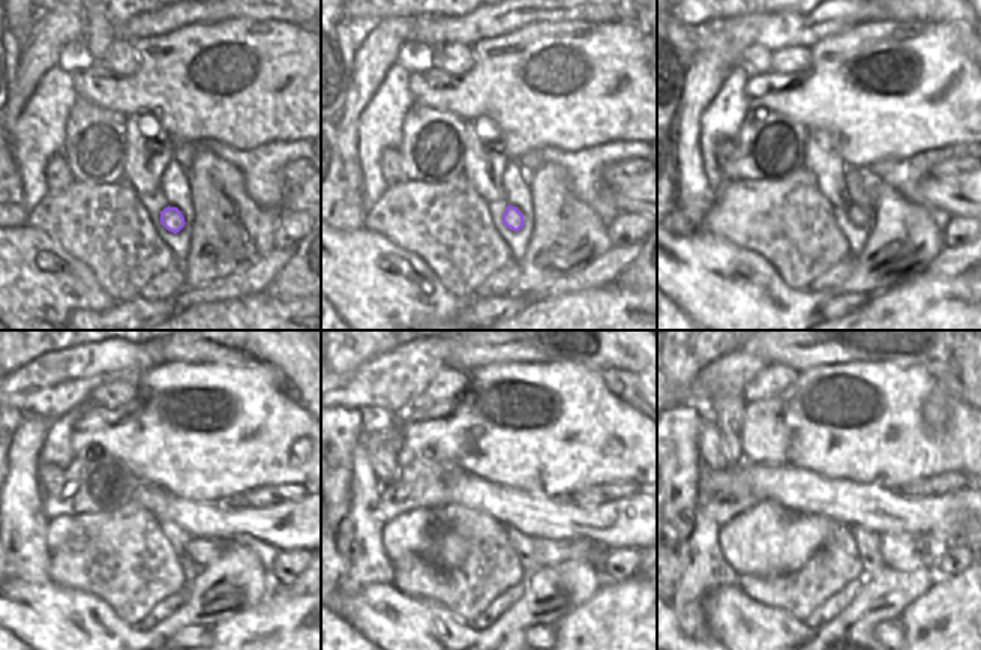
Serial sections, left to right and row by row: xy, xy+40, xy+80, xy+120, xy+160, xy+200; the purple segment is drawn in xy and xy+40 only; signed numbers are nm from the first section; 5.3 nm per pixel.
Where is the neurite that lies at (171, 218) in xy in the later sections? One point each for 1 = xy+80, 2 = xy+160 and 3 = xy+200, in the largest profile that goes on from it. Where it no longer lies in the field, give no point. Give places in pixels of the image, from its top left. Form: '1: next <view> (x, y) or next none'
1: next xy+80 (857, 216)
2: next xy+160 (545, 553)
3: next xy+200 (900, 551)

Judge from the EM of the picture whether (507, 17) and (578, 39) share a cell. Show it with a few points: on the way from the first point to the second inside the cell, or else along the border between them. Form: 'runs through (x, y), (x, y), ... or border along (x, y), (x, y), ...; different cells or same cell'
border along (564, 20), (525, 23), (497, 36); different cells

